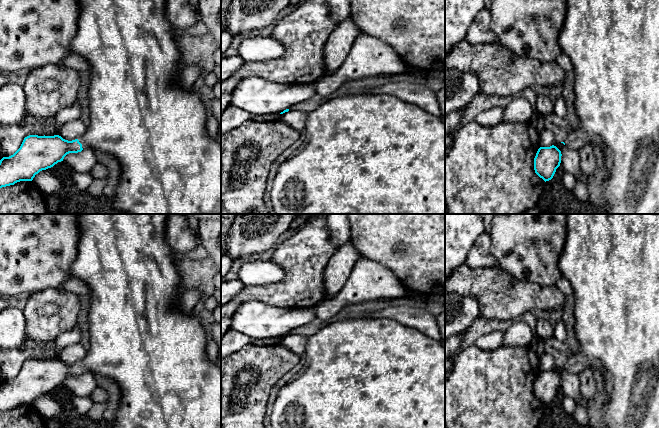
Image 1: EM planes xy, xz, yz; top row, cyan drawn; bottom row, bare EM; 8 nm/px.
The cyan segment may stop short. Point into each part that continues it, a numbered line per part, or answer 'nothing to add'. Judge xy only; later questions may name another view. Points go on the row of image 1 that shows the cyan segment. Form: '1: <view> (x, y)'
1: xy (156, 130)

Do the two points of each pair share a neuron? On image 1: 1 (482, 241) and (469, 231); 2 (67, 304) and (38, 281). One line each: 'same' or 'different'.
1: different
2: different

